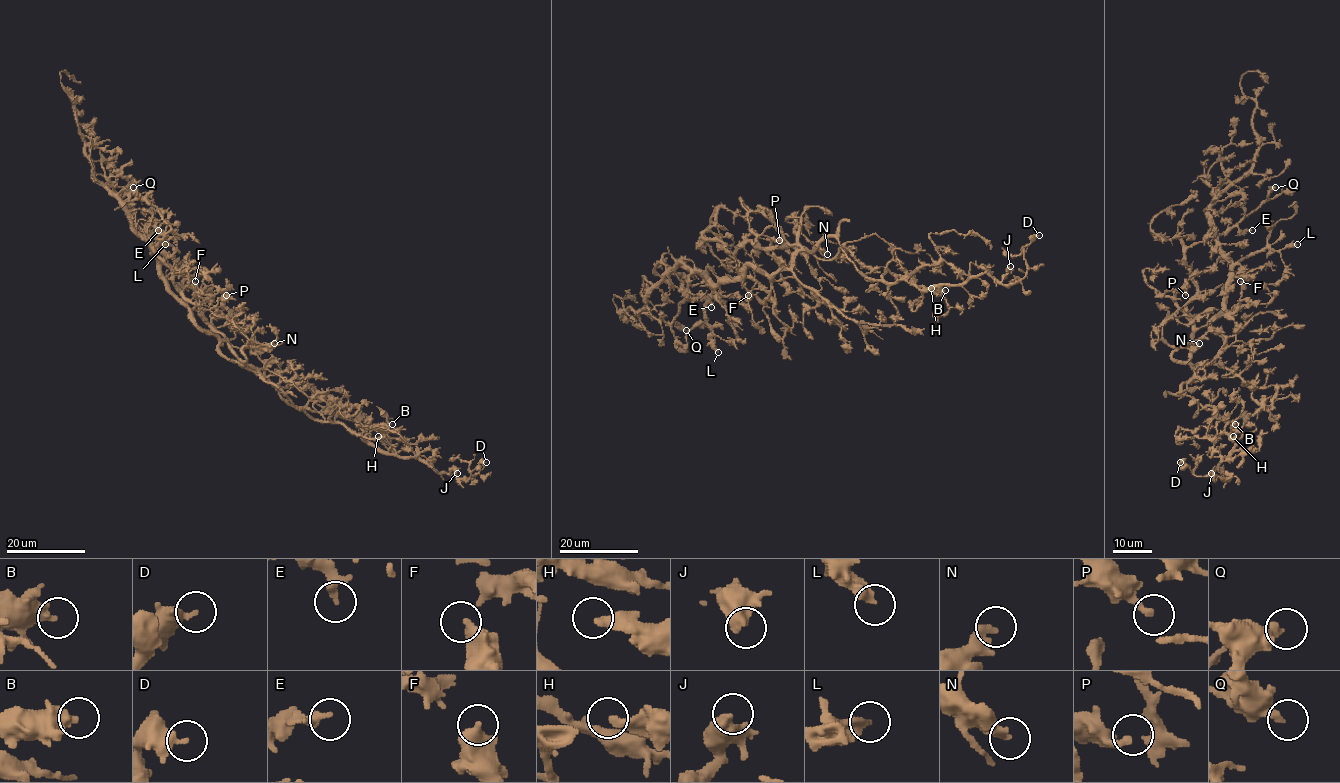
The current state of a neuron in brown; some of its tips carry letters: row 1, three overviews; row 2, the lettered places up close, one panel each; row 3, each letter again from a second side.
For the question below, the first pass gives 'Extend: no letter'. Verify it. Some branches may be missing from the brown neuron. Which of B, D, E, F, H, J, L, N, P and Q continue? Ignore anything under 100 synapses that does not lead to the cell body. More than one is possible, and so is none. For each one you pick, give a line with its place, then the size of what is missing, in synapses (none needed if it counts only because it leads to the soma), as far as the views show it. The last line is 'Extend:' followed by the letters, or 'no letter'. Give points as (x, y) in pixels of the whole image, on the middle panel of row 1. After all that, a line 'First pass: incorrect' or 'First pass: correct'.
Extend: no letter
First pass: correct

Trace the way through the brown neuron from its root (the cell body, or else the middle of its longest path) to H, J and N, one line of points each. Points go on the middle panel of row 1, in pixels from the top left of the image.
H: (772, 278), (800, 252), (835, 237), (866, 276), (905, 280), (921, 289), (938, 287), (944, 295), (931, 288)
J: (772, 278), (828, 237), (866, 276), (921, 289), (965, 284), (983, 273), (1002, 281), (1010, 266)
N: (772, 278), (791, 266), (792, 257), (801, 248), (798, 227), (798, 233), (803, 234), (827, 254)

